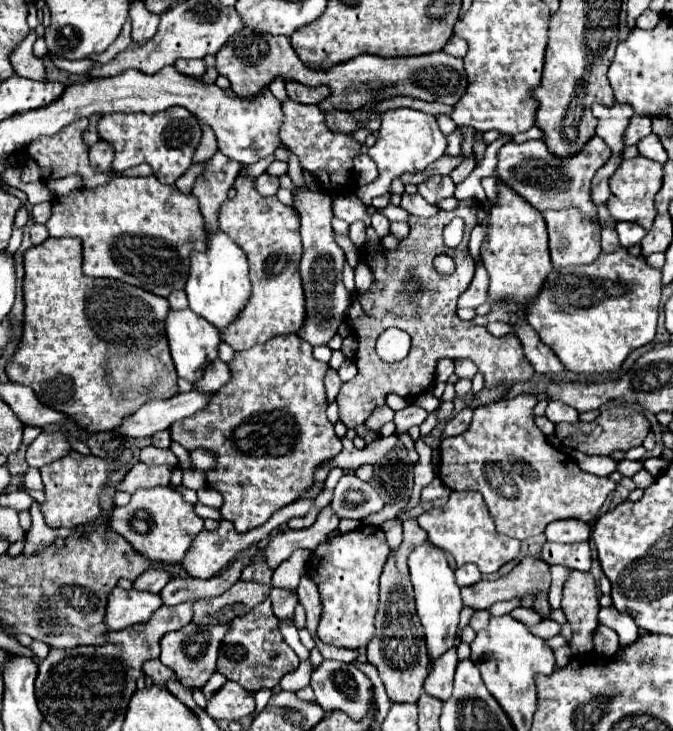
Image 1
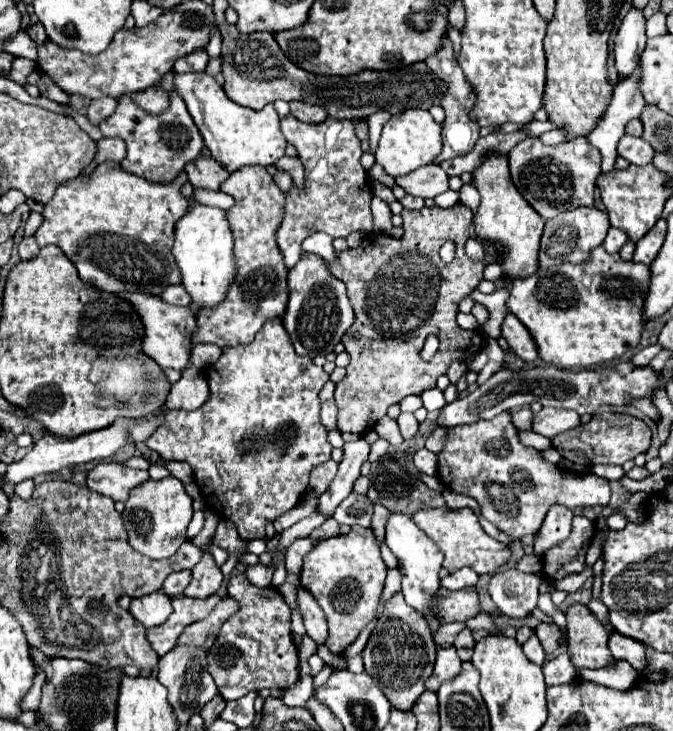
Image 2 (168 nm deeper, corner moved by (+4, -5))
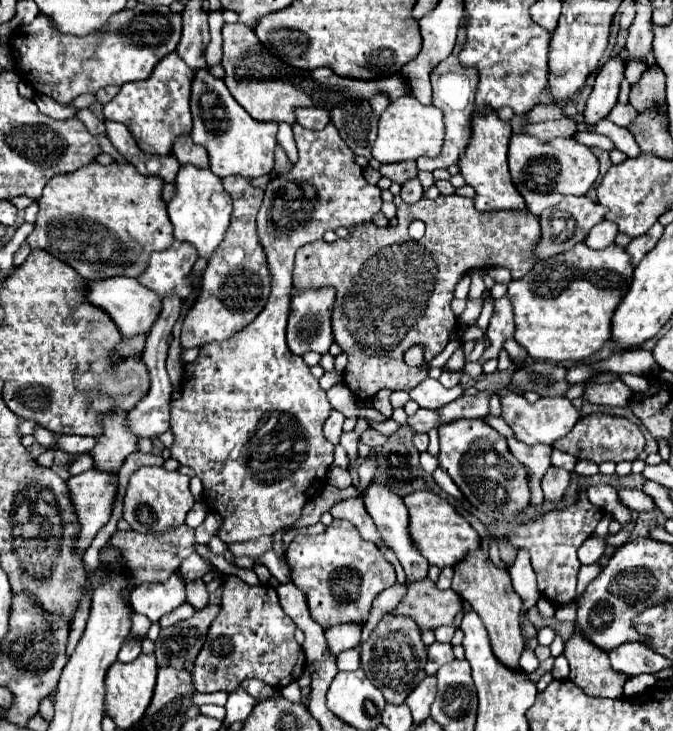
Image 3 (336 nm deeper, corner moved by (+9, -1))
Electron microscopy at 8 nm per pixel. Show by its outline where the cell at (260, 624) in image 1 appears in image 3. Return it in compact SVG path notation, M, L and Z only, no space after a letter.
M227 575L223 603L217 619L209 627L207 641L195 659L195 685L199 693L231 693L245 679L259 679L271 687L285 687L305 671L305 655L293 637L295 625L279 605L271 585L251 587L235 575Z

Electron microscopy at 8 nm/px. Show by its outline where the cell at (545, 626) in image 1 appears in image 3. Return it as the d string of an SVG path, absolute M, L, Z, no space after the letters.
M483 551L473 553L473 557L465 557L461 565L455 567L455 577L451 585L463 599L471 603L471 607L479 613L485 629L491 637L491 647L497 659L509 667L519 667L519 655L523 651L523 639L519 631L519 611L523 607L523 599L513 591L509 573L497 569Z

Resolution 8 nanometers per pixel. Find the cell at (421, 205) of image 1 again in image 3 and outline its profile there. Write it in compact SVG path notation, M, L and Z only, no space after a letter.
M413 179L413 181L405 183L403 189L401 189L401 199L405 203L417 203L421 199L421 195L423 195L423 189L421 189L419 179Z

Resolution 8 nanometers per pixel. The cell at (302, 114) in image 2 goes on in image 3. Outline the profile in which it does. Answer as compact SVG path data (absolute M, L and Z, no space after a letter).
M307 107L307 109L295 109L295 119L299 125L309 129L323 129L329 123L329 111L321 107Z

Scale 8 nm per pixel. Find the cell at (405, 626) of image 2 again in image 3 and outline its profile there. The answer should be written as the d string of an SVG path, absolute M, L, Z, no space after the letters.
M385 613L379 625L371 631L369 639L361 643L361 669L369 677L369 681L381 689L387 703L401 705L407 695L425 679L425 663L427 663L427 645L421 641L421 629L407 615Z

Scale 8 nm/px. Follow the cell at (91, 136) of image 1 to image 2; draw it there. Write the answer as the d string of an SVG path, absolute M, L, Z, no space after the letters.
M102 97L102 99L94 99L88 107L88 119L98 125L102 119L106 119L110 113L114 113L116 109L116 99L114 97Z

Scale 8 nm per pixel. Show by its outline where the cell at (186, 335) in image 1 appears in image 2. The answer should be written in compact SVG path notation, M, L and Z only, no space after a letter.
M116 293L124 297L124 301L130 301L134 305L134 311L138 317L142 317L144 323L144 339L142 339L142 351L154 359L162 369L172 367L172 369L186 369L190 365L190 351L192 351L192 341L190 333L196 327L196 315L192 313L190 307L174 307L170 303L164 303L162 297L158 295L144 295L144 293Z

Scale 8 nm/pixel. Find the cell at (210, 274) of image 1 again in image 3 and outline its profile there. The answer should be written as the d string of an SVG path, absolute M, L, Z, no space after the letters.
M187 165L187 167L181 167L181 173L177 175L175 197L167 203L167 211L173 225L173 237L177 241L191 243L197 249L199 257L209 259L219 247L219 243L223 241L225 231L229 227L231 197L221 187L221 179L213 177L209 169Z

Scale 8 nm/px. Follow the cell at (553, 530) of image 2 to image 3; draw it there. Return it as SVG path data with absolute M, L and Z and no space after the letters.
M549 467L549 471L545 473L545 477L541 481L545 499L551 501L551 503L559 503L563 493L565 493L565 489L569 487L569 481L571 481L571 473L569 471L559 469L559 467Z

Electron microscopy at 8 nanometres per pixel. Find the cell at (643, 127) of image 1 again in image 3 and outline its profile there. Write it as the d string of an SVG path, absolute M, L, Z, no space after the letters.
M617 103L611 111L611 121L621 127L629 127L637 119L637 111L631 105L621 105Z

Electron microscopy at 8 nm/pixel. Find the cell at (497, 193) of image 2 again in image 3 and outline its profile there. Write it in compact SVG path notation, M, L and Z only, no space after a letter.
M475 113L473 117L473 141L469 141L469 149L457 163L461 175L465 177L467 185L475 189L475 209L477 211L523 211L527 209L523 197L517 193L515 185L511 183L511 175L507 169L507 145L511 139L511 125L501 121L497 113L485 113L481 117Z

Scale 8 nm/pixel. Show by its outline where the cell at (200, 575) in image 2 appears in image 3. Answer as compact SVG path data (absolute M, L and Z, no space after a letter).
M195 579L193 583L187 583L185 593L187 593L187 603L191 603L195 609L203 609L209 601L209 591L203 579Z

